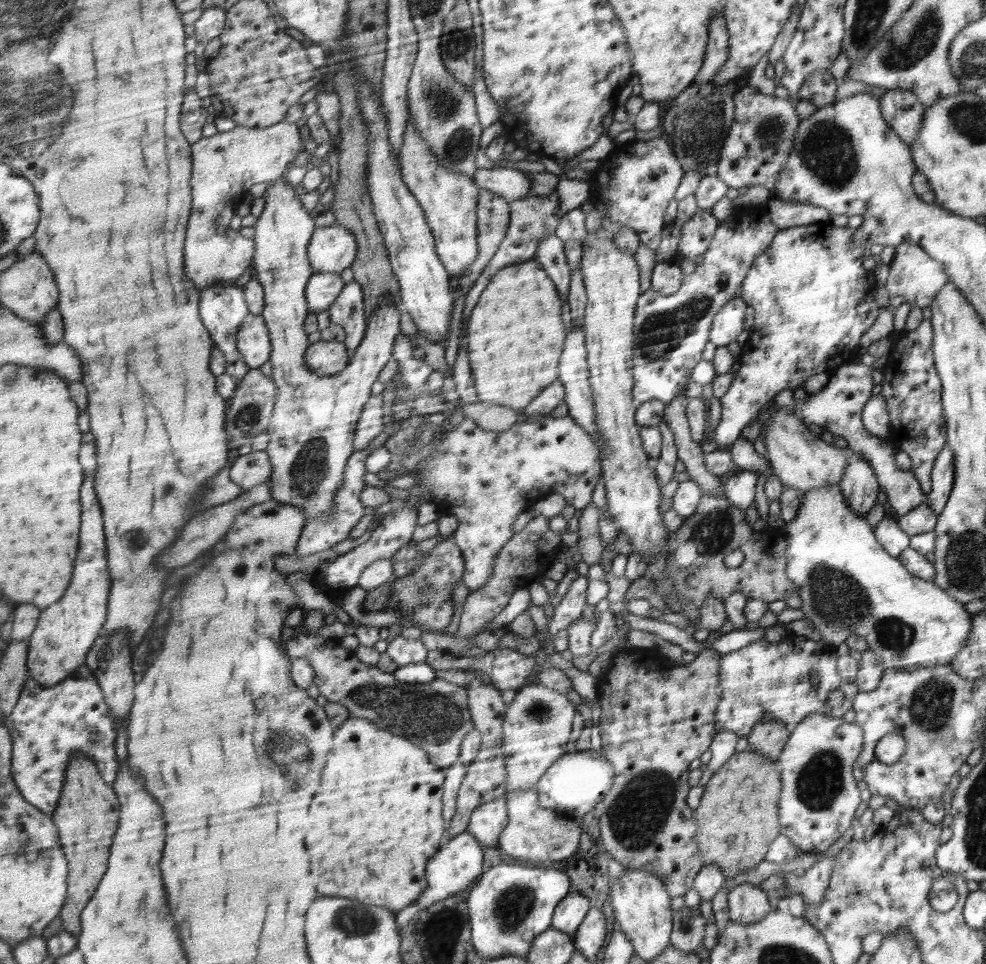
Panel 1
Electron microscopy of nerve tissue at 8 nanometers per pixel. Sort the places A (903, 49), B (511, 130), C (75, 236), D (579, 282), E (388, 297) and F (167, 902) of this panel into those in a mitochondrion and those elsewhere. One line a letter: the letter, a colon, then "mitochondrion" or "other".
A: mitochondrion
B: other
C: other
D: other
E: other
F: other

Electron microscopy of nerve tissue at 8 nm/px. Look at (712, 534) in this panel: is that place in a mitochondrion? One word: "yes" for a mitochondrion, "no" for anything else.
yes

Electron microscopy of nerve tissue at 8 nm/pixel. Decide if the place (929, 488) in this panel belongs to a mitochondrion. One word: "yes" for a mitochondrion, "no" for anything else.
no

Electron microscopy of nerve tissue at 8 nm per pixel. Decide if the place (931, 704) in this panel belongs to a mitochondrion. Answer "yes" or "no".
yes

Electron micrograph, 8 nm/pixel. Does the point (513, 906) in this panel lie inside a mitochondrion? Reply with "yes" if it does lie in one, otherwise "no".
yes

